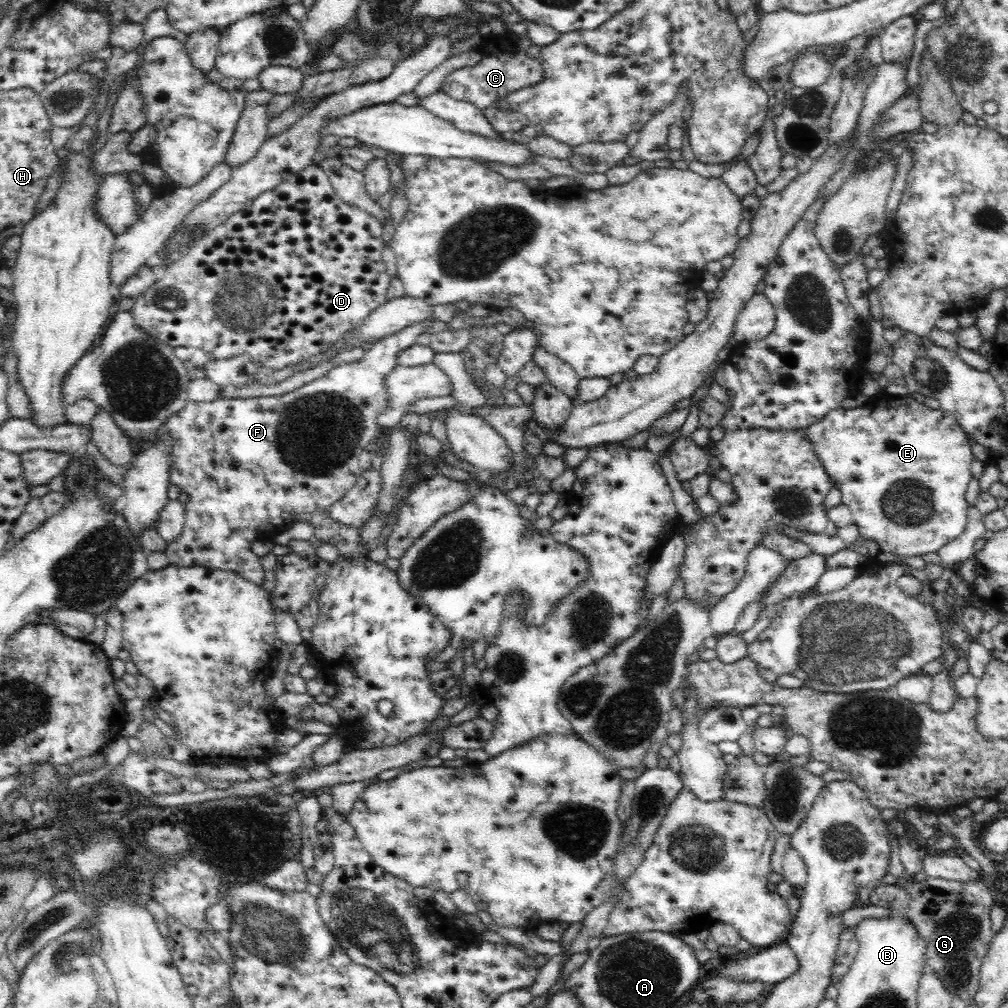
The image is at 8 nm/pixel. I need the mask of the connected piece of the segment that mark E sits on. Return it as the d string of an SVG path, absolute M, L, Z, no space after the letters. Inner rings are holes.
M888 394L875 396L871 398L862 407L856 407L845 410L843 407L838 407L829 410L828 414L824 414L818 422L807 427L804 431L806 438L812 443L816 456L824 465L827 475L833 484L839 484L840 492L842 493L841 502L847 504L853 514L853 524L858 526L858 532L862 537L862 542L872 541L878 545L879 554L896 555L899 559L907 557L923 557L926 554L938 553L938 550L951 540L958 538L959 534L967 525L967 510L969 505L966 503L965 492L968 482L972 478L970 473L970 464L975 459L973 455L973 445L968 442L964 429L958 424L956 417L949 412L940 409L931 409L926 407L924 403L918 403L909 394L902 396L892 396Z

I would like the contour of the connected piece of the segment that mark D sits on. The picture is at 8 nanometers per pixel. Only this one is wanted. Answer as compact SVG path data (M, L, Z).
M311 163L272 190L265 190L250 202L246 202L242 210L237 210L224 223L216 226L208 234L200 236L198 240L194 240L184 254L180 253L172 260L171 264L165 267L162 278L150 284L131 308L136 326L172 348L176 346L200 348L208 353L208 357L212 360L230 360L229 358L246 355L255 366L271 372L308 361L308 358L326 350L332 342L336 342L344 332L352 330L378 304L386 302L390 275L386 273L386 266L382 259L382 236L384 236L382 228L383 225L376 217L359 206L338 198L328 175L317 164Z

